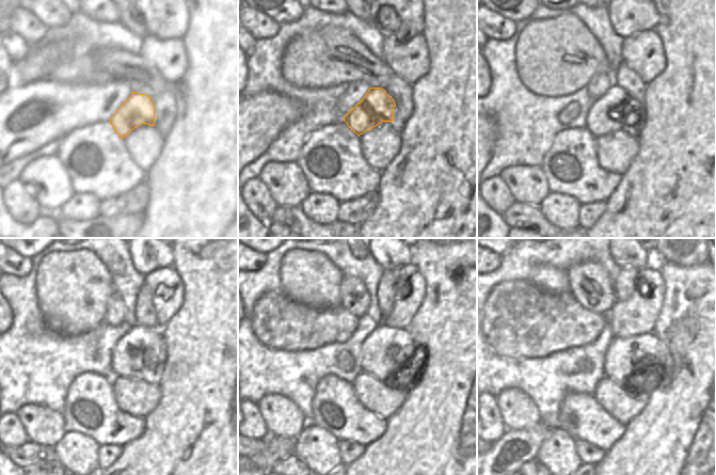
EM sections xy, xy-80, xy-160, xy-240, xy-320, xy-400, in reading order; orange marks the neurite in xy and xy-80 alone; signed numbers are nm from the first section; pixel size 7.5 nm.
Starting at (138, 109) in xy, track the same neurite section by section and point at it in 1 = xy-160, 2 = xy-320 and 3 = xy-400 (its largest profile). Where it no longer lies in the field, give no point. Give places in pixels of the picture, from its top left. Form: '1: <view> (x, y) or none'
1: xy-160 (603, 117)
2: xy-320 (386, 350)
3: xy-400 (639, 358)

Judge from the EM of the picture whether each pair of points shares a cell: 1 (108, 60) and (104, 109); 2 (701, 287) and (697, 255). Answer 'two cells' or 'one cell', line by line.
1: two cells
2: two cells

